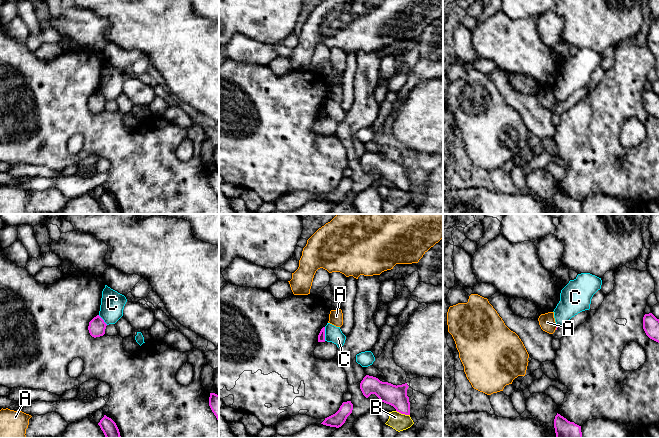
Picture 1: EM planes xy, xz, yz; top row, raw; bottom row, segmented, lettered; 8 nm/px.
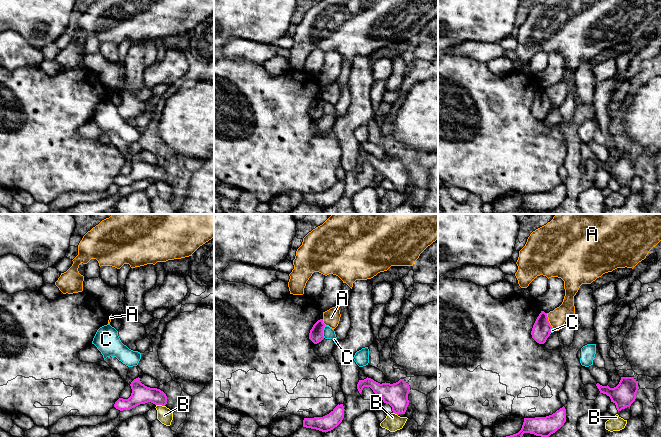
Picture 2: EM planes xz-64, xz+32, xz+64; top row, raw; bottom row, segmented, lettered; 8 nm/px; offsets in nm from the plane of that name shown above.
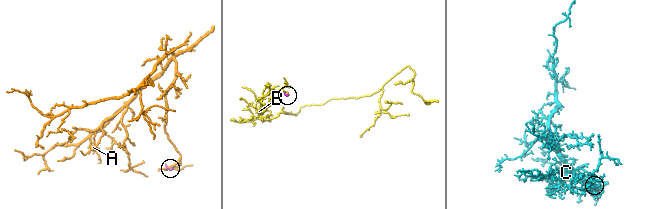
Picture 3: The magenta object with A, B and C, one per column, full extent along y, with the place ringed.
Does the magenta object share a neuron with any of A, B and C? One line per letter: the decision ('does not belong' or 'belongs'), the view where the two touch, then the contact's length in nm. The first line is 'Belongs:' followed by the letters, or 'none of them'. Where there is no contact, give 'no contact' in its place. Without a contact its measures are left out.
Belongs: none of them
A: does not belong; contact in yz; length 40 nm
B: does not belong; contact in xz; length 120 nm
C: does not belong; contact in xz; length 110 nm

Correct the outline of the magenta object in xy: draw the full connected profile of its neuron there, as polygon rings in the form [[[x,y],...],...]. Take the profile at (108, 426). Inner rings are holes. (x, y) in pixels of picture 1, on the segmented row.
[[[106,415],[98,423],[106,438],[121,438],[116,423]]]

